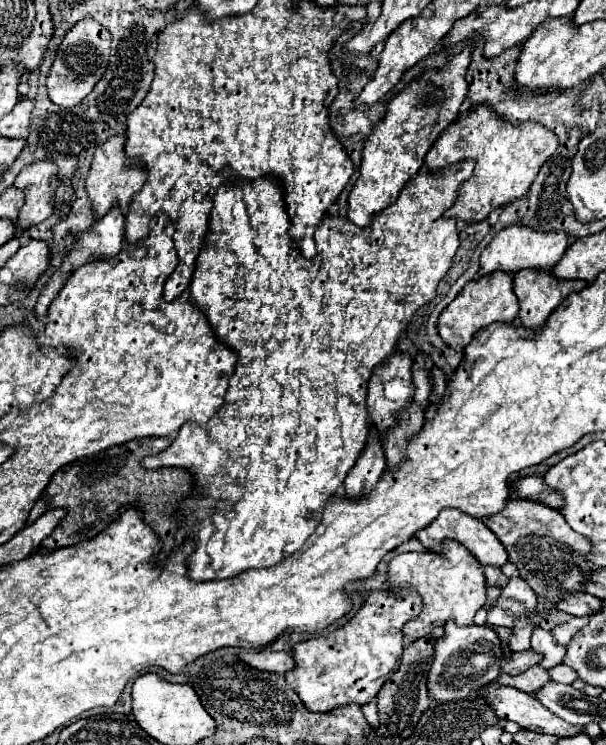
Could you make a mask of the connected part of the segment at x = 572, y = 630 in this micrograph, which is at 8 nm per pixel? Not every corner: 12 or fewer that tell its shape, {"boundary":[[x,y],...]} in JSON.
{"boundary":[[587,616],[555,626],[551,634],[567,646],[587,622]]}

